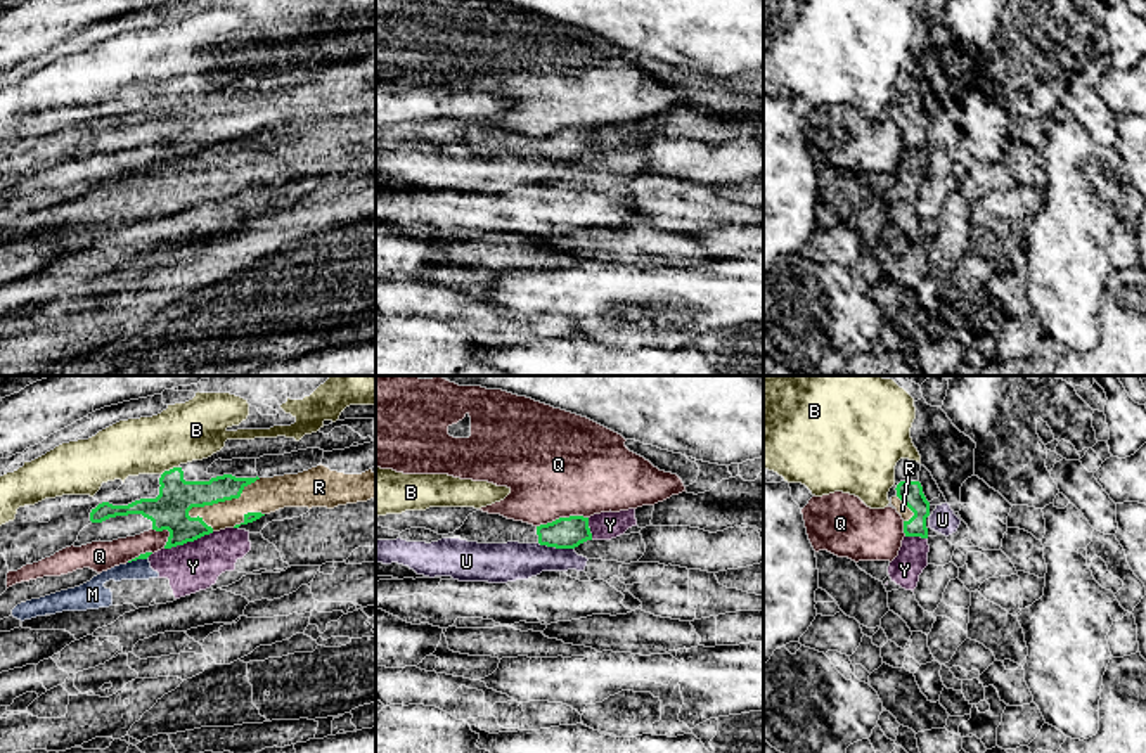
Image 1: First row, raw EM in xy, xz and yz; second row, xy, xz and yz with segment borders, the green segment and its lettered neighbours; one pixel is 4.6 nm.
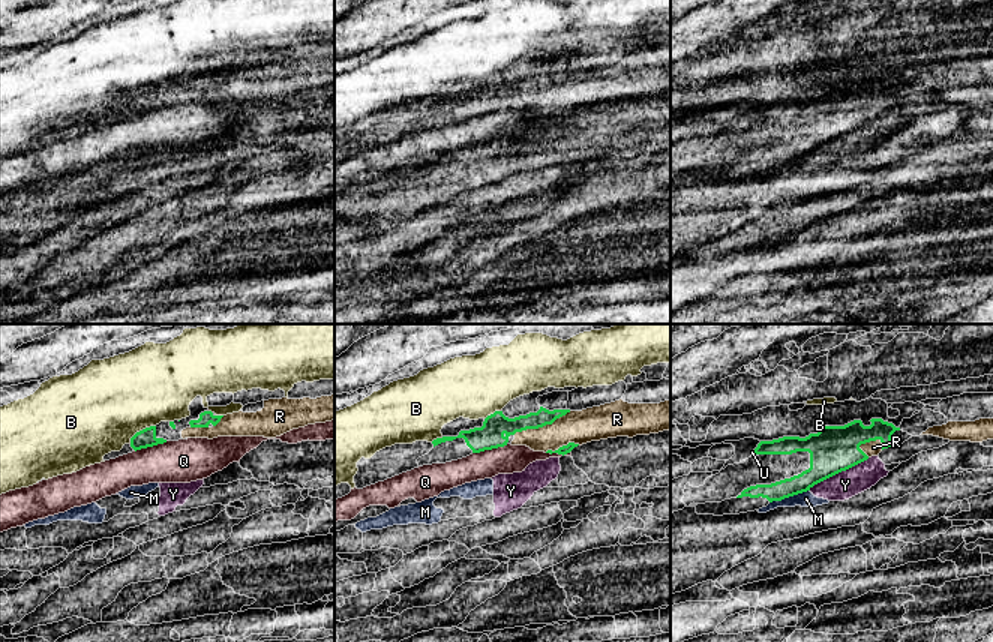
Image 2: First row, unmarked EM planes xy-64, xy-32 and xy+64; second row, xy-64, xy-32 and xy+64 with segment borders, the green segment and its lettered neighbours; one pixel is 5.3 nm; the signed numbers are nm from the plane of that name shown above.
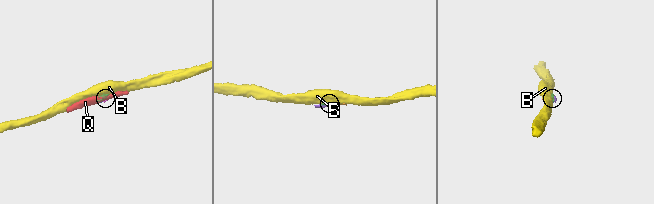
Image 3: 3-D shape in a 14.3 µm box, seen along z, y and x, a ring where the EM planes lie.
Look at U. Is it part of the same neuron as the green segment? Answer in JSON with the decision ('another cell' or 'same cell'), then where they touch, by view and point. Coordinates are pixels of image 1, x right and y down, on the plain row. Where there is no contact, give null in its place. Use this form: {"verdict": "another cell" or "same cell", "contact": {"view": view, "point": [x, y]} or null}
{"verdict": "another cell", "contact": {"view": "xz", "point": [556, 160]}}

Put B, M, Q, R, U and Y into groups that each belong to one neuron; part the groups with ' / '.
B / M Y / Q / R / U

